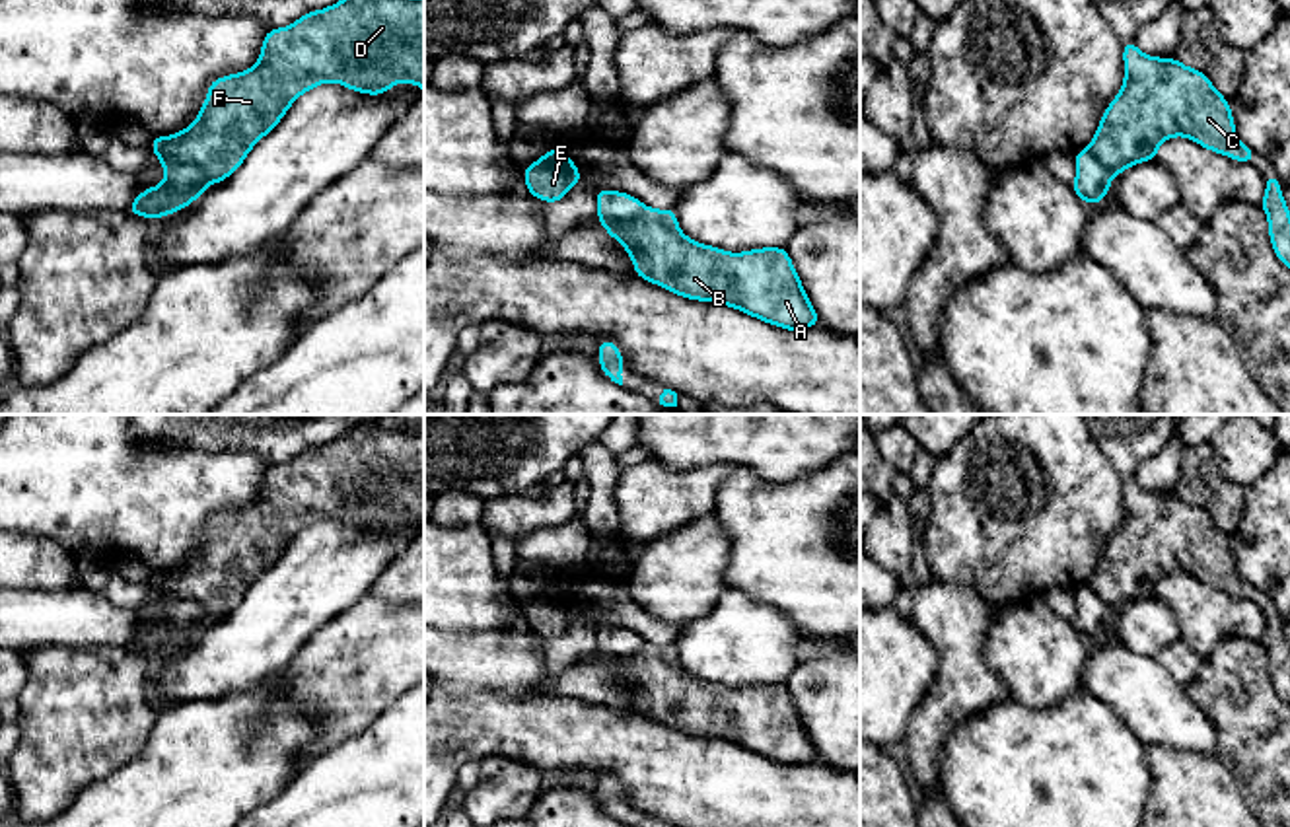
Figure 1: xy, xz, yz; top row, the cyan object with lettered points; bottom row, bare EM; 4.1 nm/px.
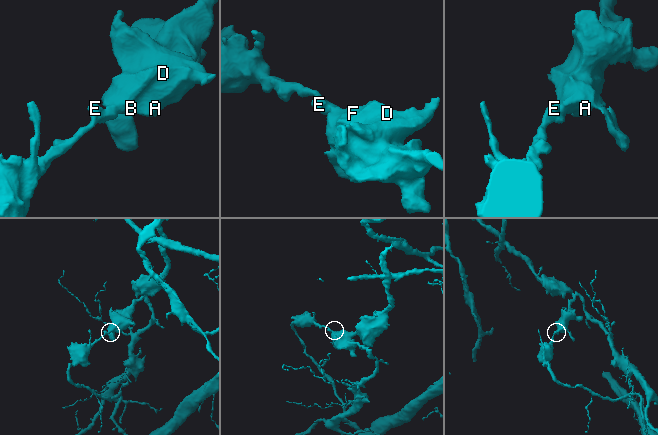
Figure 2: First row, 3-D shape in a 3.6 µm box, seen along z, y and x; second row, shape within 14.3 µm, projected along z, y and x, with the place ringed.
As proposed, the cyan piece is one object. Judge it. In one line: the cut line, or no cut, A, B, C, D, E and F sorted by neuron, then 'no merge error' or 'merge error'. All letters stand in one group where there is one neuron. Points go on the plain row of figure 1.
cut xy (162, 598), (195, 598), (209, 617); groups A B C D F / E; merge error

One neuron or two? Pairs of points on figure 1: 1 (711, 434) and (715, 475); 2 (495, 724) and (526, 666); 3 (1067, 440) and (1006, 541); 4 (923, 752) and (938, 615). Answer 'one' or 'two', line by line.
1: two
2: two
3: one
4: one

